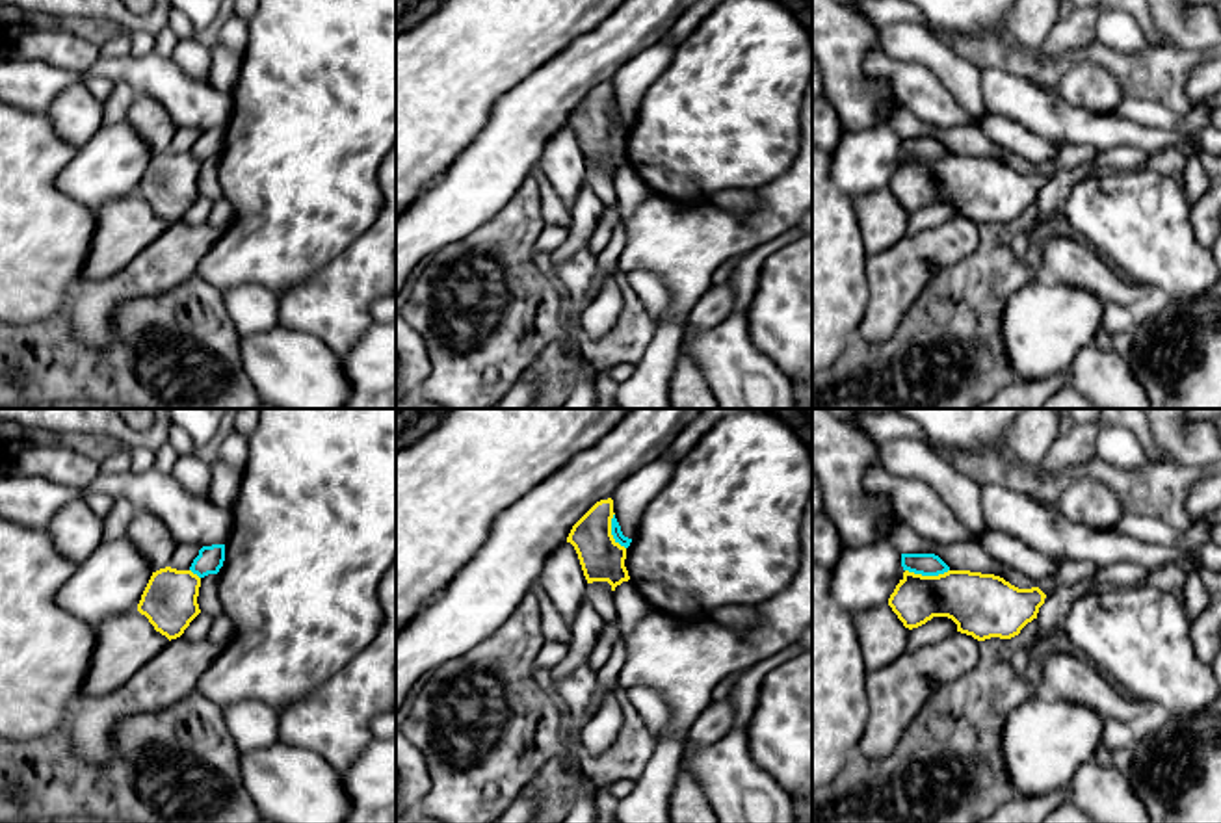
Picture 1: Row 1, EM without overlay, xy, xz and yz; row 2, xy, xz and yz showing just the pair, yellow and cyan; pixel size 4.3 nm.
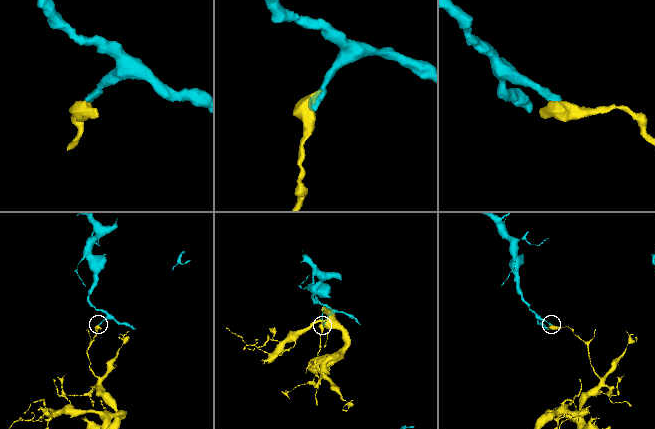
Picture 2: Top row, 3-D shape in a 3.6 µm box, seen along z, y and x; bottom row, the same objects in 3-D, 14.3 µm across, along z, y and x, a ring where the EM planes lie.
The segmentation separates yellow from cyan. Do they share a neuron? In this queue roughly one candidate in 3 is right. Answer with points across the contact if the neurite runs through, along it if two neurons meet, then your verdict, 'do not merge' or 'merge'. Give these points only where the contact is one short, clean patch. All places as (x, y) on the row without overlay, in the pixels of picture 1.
along yz (905, 153), (917, 158), (943, 158), (948, 155) | do not merge

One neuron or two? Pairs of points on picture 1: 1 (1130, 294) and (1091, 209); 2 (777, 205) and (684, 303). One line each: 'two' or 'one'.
1: two
2: one

